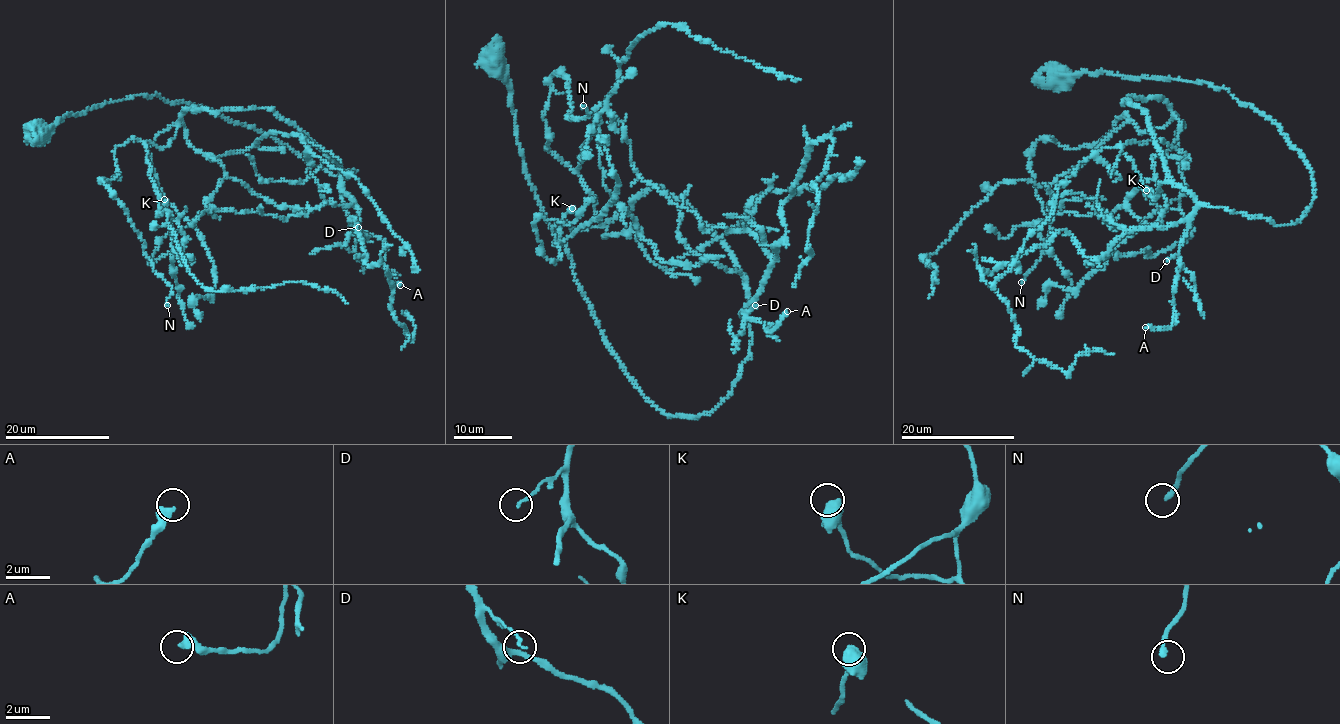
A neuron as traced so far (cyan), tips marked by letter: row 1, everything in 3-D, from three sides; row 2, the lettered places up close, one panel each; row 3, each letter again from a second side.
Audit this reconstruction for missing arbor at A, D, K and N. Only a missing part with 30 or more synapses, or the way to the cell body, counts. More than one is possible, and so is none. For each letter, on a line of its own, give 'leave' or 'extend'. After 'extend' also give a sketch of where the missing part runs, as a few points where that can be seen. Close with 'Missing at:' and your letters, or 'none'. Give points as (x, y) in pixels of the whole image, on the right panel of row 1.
A: leave
D: leave
K: leave
N: extend | (1021, 282), (1017, 301), (999, 325), (969, 335), (940, 363), (939, 393)
Missing at: N

